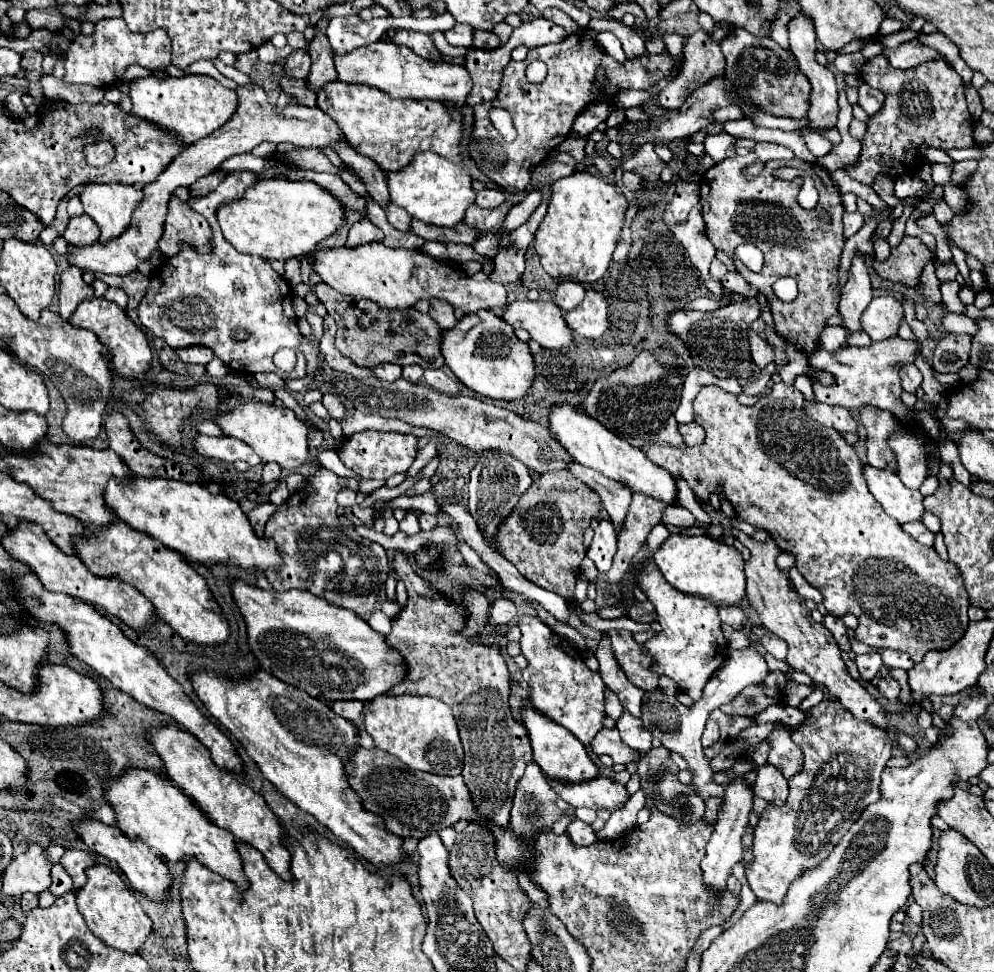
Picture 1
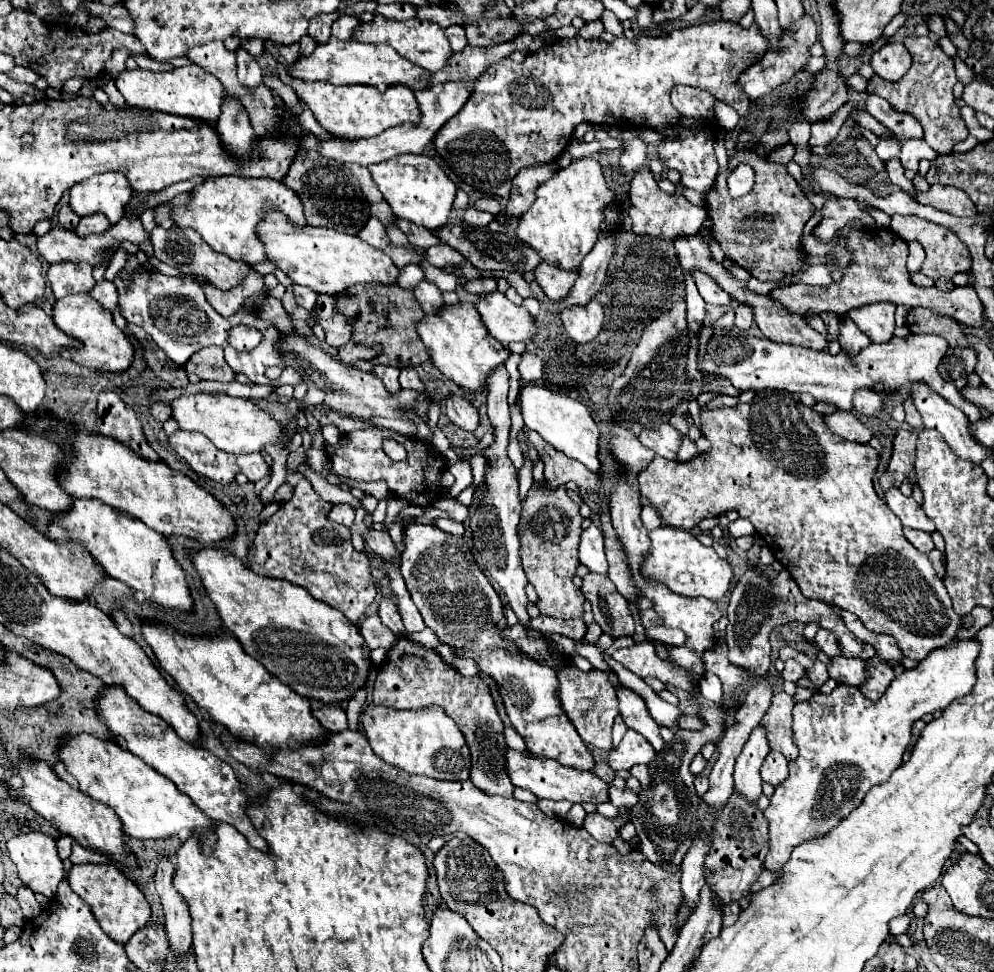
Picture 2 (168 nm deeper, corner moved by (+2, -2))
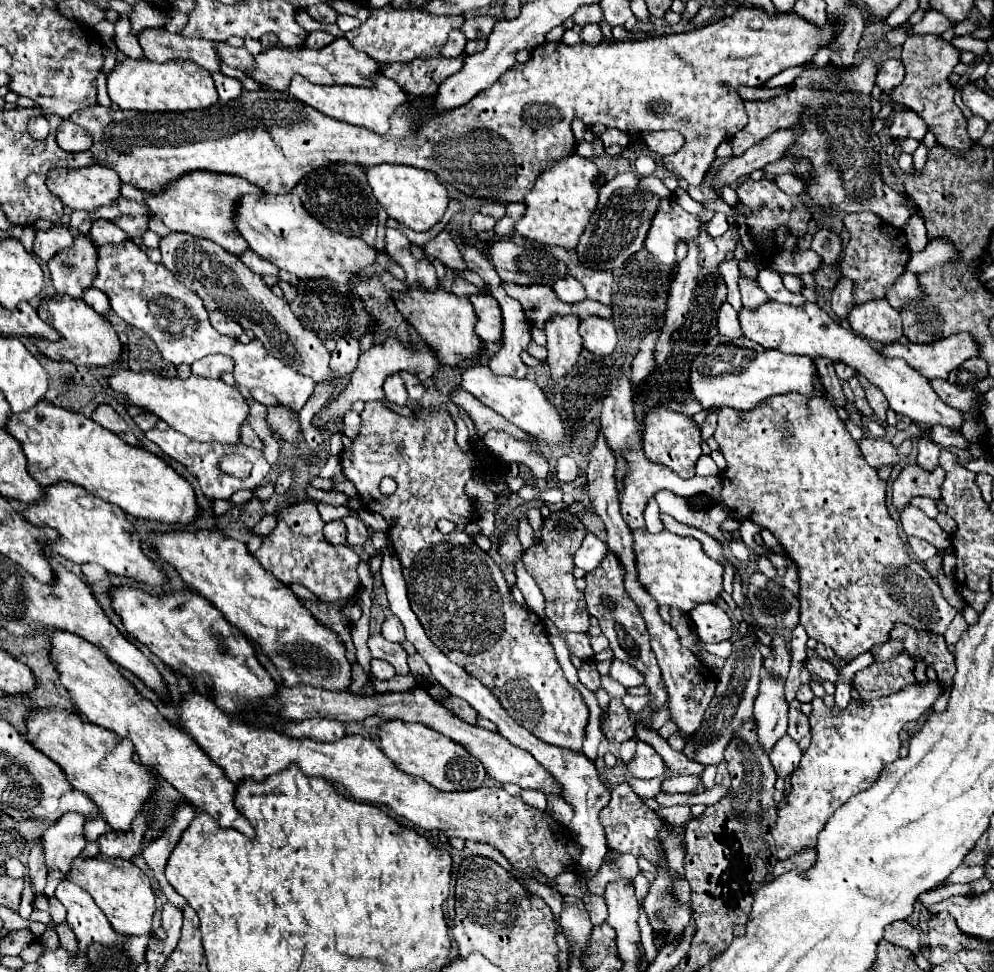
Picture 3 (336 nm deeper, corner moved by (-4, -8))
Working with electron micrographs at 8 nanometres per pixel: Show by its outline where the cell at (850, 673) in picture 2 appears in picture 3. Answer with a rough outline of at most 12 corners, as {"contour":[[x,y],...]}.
{"contour":[[820,657],[808,659],[808,671],[822,681],[836,683],[838,667]]}

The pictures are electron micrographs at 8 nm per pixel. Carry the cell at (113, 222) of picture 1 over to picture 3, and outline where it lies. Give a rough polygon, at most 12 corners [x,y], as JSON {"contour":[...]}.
{"contour":[[110,167],[54,169],[48,187],[70,209],[96,211],[120,197]]}

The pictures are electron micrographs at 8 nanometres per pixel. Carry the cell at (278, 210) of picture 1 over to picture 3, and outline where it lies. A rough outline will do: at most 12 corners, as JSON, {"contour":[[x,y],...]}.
{"contour":[[192,171],[146,205],[170,231],[248,251],[234,217],[260,187]]}

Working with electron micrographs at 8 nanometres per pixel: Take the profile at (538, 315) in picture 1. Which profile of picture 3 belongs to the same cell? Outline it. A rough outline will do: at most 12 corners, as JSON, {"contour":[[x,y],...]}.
{"contour":[[472,295],[484,343],[500,343],[502,315],[490,295]]}

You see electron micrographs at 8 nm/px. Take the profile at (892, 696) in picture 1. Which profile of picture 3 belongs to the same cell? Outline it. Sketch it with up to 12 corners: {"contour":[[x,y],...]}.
{"contour":[[908,653],[874,661],[852,679],[864,701],[916,683]]}

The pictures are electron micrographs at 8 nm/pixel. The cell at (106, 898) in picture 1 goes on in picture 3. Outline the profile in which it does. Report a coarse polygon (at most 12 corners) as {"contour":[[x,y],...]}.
{"contour":[[76,859],[68,879],[114,931],[150,935],[156,897],[126,859]]}

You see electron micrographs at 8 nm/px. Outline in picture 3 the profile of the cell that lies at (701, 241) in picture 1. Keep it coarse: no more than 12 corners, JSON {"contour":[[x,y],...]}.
{"contour":[[728,301],[718,311],[718,331],[726,337],[742,335],[738,313]]}

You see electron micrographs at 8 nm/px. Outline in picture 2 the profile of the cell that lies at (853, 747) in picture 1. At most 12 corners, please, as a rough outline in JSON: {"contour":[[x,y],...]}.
{"contour":[[974,639],[866,699],[794,707],[798,757],[764,811],[778,877],[902,763],[916,719],[976,681]]}

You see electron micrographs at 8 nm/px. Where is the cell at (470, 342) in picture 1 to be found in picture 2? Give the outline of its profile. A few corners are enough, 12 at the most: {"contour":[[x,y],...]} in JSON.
{"contour":[[472,303],[416,327],[436,369],[468,391],[510,351]]}

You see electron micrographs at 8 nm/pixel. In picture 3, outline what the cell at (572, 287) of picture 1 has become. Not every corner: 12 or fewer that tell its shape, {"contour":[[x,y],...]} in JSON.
{"contour":[[570,277],[552,285],[564,303],[586,299],[582,283]]}

